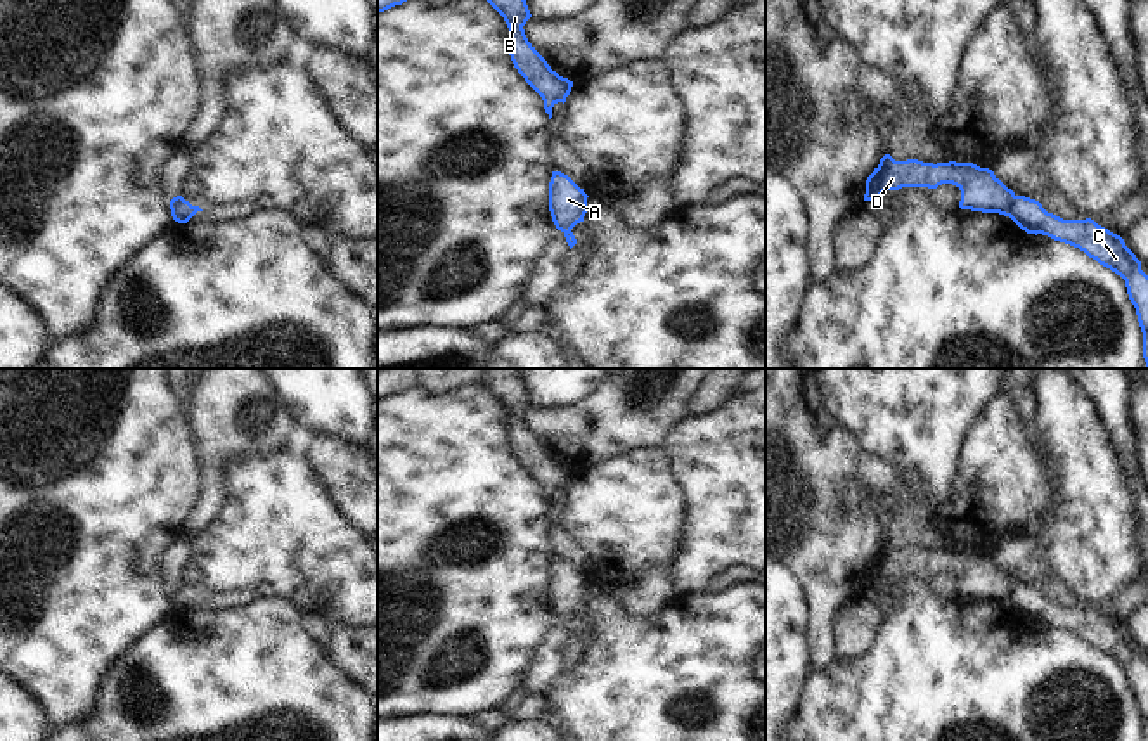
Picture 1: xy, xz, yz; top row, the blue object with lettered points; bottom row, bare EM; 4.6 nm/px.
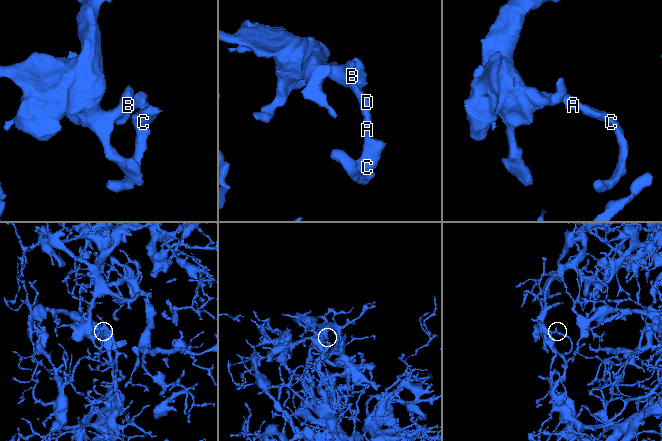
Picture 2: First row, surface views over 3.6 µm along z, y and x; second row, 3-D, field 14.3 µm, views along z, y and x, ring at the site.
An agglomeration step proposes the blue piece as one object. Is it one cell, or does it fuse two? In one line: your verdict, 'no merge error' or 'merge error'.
merge error

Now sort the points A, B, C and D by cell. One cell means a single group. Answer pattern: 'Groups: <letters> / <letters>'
Groups: A B D / C.

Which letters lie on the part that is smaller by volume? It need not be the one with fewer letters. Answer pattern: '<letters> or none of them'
C

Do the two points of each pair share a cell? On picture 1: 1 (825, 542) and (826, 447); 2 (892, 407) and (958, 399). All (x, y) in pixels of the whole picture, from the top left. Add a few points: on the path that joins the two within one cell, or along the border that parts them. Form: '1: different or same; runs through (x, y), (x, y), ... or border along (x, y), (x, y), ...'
1: same; runs through (825, 518), (825, 471)
2: same; runs through (908, 399), (942, 399)

